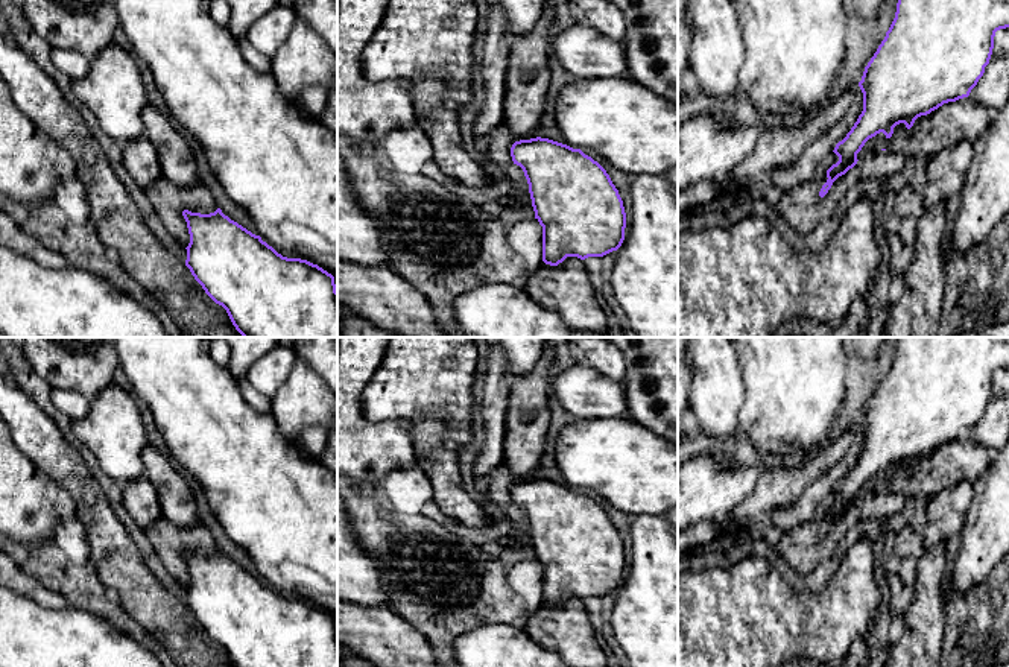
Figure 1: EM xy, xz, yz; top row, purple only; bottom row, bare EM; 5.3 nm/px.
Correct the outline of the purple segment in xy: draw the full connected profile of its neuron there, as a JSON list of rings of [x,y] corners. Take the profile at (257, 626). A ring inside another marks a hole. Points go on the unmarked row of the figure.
[[[220,548],[210,555],[184,550],[182,556],[190,574],[185,606],[205,634],[226,650],[234,667],[337,667],[337,631],[331,614],[307,600],[283,597]]]

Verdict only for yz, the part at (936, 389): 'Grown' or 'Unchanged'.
Unchanged

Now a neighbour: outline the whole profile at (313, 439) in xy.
[[[321,425],[307,428],[301,436],[304,451],[319,457],[327,445],[328,433],[330,431]]]

